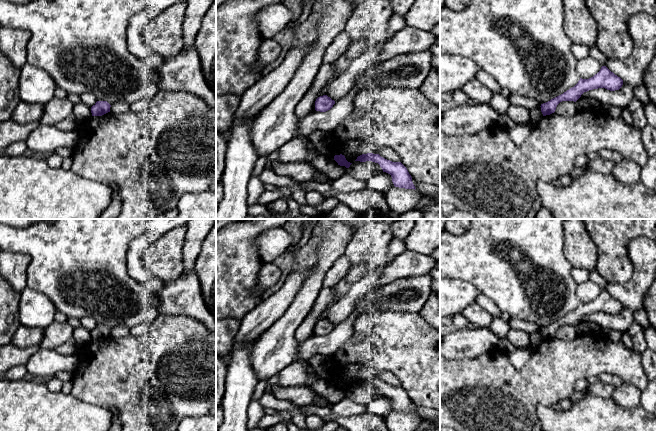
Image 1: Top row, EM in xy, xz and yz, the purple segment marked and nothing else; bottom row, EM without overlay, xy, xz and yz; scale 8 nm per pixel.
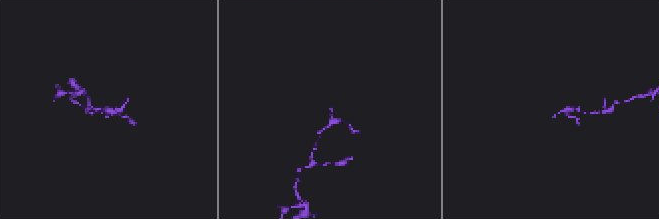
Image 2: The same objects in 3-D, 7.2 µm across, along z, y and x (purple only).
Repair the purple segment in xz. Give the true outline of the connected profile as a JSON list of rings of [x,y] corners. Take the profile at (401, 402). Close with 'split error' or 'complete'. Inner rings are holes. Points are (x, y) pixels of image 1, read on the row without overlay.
[[[367,377],[357,381],[355,385],[366,386],[372,385],[378,387],[383,396],[391,399],[392,406],[395,411],[405,413],[416,413],[412,401],[409,398],[407,392],[401,386],[392,386],[381,381],[379,378]]]; complete

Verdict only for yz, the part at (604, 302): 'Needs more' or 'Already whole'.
Already whole

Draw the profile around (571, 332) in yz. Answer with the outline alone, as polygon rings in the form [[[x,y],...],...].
[[[562,325],[560,326],[555,336],[561,340],[572,340],[574,339],[578,334],[577,328],[574,325]]]

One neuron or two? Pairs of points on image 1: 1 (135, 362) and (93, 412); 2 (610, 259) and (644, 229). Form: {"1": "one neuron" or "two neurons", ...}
{"1": "two neurons", "2": "one neuron"}

